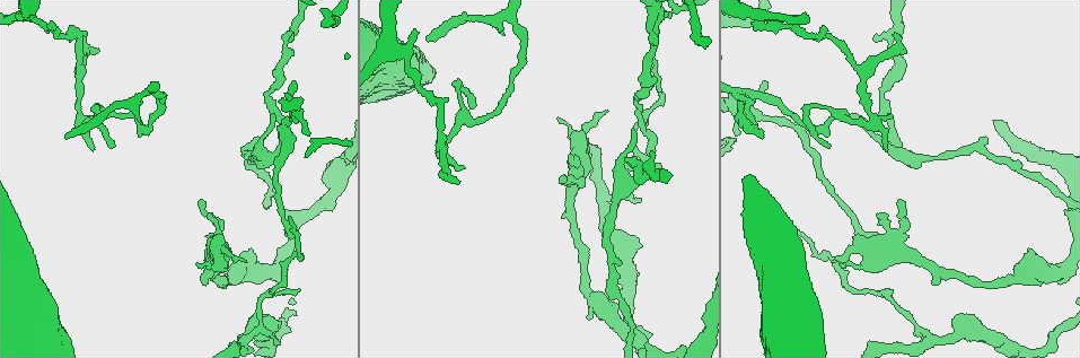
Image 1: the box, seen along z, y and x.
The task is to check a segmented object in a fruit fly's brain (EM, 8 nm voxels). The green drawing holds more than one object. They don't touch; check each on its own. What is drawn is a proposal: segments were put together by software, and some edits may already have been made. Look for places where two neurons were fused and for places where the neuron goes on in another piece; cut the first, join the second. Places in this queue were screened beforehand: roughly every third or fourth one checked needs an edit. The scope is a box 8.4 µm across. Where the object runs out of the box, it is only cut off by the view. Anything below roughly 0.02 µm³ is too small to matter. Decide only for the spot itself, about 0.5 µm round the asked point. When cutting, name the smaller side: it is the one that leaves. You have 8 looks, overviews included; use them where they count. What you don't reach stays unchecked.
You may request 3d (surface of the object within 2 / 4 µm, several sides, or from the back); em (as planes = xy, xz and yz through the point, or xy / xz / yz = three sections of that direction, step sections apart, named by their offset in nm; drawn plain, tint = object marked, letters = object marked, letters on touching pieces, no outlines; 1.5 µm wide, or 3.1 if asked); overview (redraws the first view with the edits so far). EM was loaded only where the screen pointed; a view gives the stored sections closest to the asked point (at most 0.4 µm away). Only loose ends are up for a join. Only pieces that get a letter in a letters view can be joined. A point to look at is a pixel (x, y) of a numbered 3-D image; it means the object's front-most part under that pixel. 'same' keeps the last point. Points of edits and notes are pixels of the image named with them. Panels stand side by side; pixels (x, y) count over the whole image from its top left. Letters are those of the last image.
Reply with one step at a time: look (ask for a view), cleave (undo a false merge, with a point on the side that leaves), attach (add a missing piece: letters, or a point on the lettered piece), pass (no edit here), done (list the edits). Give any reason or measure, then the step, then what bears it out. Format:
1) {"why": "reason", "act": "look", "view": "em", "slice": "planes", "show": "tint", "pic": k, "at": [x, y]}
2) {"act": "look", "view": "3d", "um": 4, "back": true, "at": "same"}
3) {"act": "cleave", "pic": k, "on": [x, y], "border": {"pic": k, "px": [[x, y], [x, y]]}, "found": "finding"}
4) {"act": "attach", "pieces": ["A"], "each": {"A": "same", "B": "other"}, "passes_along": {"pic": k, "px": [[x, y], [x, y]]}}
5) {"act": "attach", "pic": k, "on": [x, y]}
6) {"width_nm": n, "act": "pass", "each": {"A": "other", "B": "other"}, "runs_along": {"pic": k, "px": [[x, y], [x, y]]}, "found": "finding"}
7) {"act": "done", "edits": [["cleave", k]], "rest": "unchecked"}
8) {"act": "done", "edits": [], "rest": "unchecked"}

{"why": "tapers out", "act": "look", "view": "3d", "um": 2, "pic": 1, "at": [503, 32]}

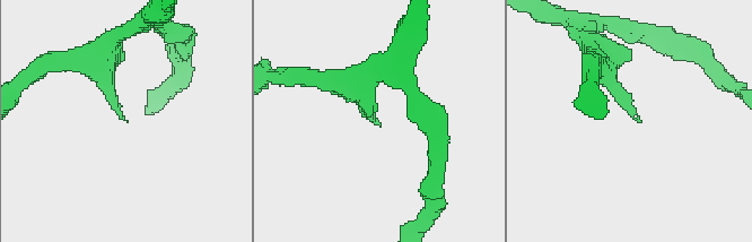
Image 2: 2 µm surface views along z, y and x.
{"act": "look", "view": "em", "slice": "xz", "step": 8, "show": "tint", "pic": 2, "at": [637, 118]}

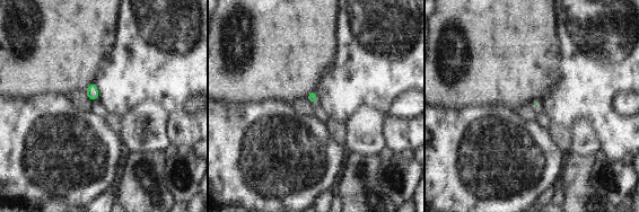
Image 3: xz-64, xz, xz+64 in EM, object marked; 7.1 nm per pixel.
{"why": "another direction", "act": "look", "view": "em", "slice": "planes", "show": "letters", "at": "same"}

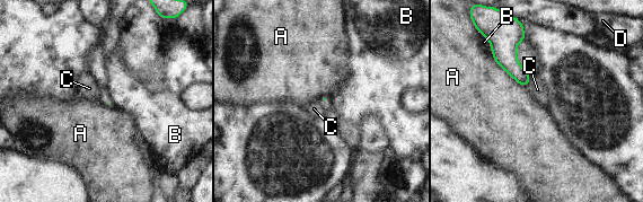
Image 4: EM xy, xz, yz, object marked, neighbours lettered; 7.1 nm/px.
{"act": "pass", "each": {"A": "other", "B": "other", "C": "other", "D": "other"}, "border": {"pic": 4, "px": [[530, 75], [530, 79], [525, 86]]}, "found": "no lettered piece goes on from it"}

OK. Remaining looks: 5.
{"why": "an open end", "act": "look", "view": "em", "slice": "yz", "step": 8, "show": "letters", "pic": 1, "at": [655, 44]}

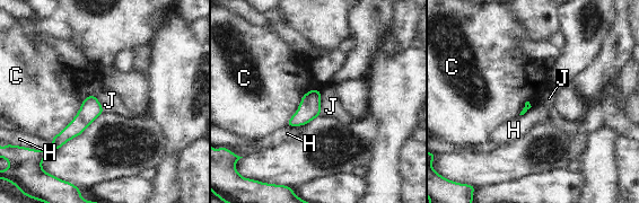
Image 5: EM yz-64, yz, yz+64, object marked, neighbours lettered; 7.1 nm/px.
{"act": "pass", "each": {"C": "other", "H": "other", "J": "other"}, "runs_along": {"pic": 5, "px": [[93, 98], [89, 112], [55, 146]]}, "found": "none of them fits"}

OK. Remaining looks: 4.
{"why": "branch stops here", "act": "look", "view": "em", "slice": "yz", "step": 4, "show": "tint", "pic": 1, "at": [289, 233]}

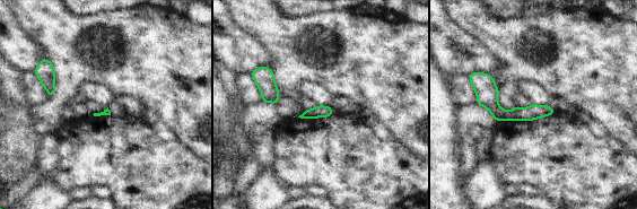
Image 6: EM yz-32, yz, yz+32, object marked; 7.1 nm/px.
{"why": "another direction", "act": "look", "view": "em", "slice": "planes", "show": "letters", "at": "same"}

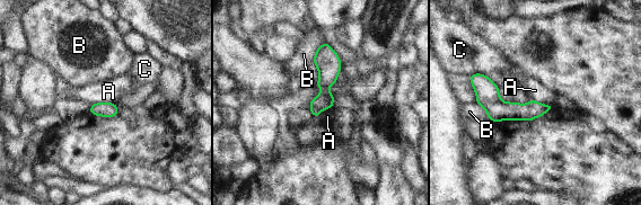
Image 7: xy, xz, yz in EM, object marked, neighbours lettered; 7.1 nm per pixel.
{"width_nm": 110, "act": "pass", "each": {"A": "other", "B": "other", "C": "other"}, "runs_along": {"pic": 7, "px": [[473, 78], [505, 110], [547, 107]]}, "found": "no lettered piece goes on from it"}

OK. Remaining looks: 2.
{"why": "an open end", "act": "look", "view": "3d", "um": 2, "pic": 1, "at": [572, 155]}

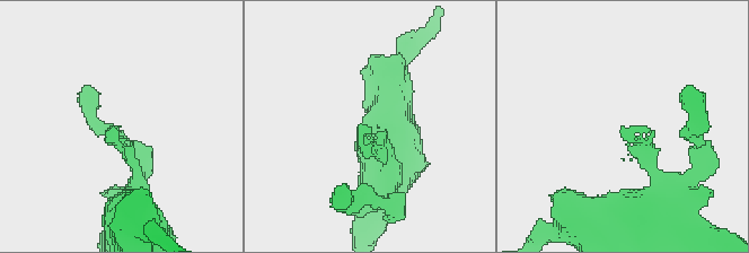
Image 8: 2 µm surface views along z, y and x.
{"act": "look", "view": "em", "slice": "planes", "show": "letters", "pic": 8, "at": [116, 125]}

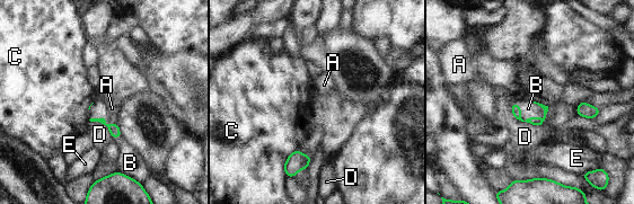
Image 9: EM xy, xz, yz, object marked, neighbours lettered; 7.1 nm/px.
{"act": "pass", "each": {"A": "other", "B": "other", "C": "other", "D": "other", "E": "other"}, "border": {"pic": 9, "px": [[514, 102], [524, 120], [544, 116]]}, "found": "no lettered piece goes on from it"}

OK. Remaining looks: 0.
{"act": "done", "edits": [], "rest": "unchecked"}

